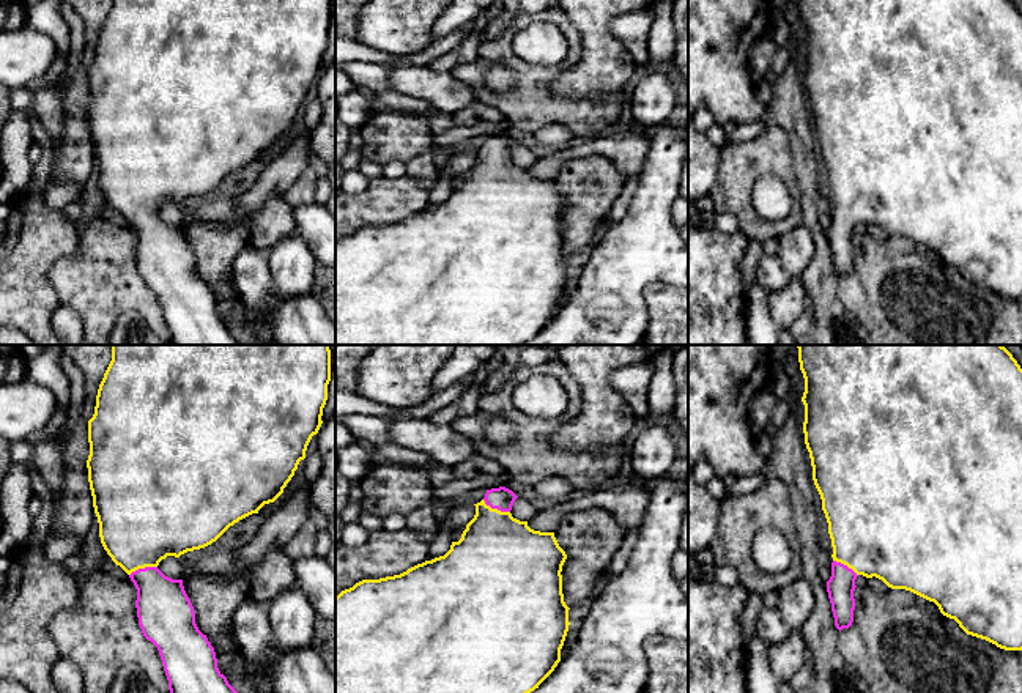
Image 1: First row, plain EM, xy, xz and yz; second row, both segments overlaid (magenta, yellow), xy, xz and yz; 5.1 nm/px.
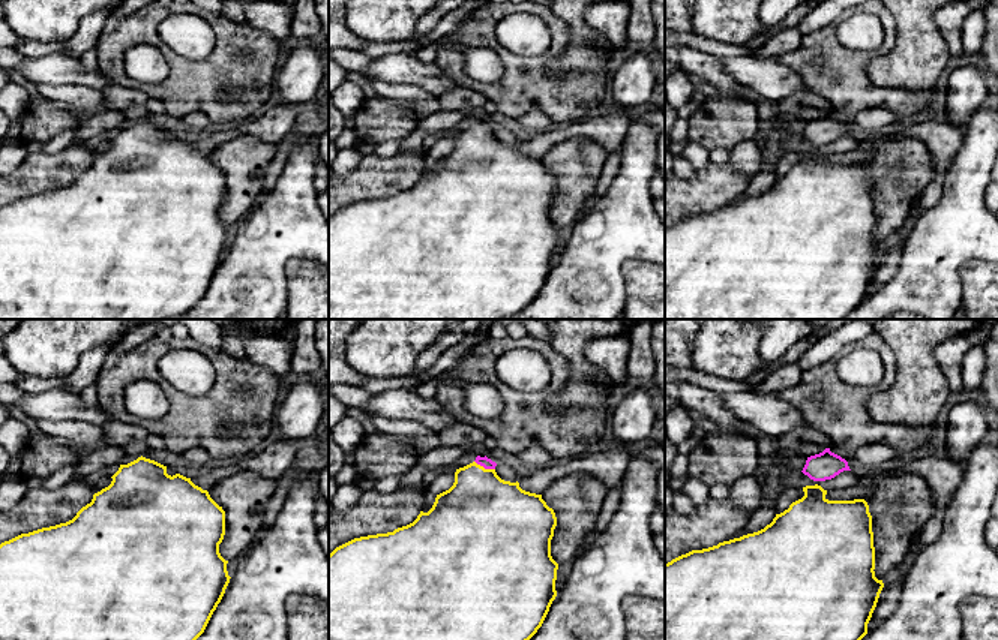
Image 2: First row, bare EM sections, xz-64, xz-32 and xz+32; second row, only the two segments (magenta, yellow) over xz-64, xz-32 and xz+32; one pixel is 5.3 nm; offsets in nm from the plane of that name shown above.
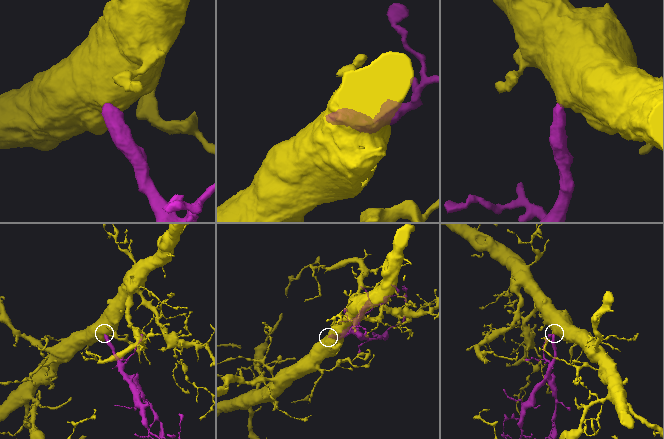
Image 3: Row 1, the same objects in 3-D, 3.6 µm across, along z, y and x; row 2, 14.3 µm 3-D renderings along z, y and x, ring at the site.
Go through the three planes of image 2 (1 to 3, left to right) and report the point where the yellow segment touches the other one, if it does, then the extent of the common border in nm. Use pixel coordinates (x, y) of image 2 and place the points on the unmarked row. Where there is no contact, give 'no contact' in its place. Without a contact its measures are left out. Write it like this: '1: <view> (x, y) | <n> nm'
1: no contact
2: xz-32 (485, 132) | 120 nm
3: no contact

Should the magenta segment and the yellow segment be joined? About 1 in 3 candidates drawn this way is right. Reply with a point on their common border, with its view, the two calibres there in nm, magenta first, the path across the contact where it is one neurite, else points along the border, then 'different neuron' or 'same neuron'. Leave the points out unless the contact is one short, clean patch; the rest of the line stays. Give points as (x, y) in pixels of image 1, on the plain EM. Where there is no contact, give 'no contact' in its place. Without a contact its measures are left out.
xz (496, 155) | 120/420 nm | across xz (501, 145), (496, 155), (498, 203) | same neuron

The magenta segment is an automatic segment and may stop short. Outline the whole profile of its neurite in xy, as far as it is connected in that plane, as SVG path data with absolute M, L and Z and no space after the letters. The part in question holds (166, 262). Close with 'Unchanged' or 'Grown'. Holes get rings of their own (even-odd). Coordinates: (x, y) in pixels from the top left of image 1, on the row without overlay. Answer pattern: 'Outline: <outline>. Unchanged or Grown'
Outline: M112 0L112 8L98 36L94 61L88 68L88 129L99 170L101 191L112 208L129 222L137 236L135 255L139 272L143 284L159 298L172 345L244 343L219 318L214 295L195 271L194 254L184 238L183 227L165 224L157 213L167 203L180 205L187 198L211 192L230 173L252 161L258 161L265 151L274 150L283 140L299 109L305 106L312 83L318 80L323 71L321 63L328 47L329 28L331 0Z. Grown

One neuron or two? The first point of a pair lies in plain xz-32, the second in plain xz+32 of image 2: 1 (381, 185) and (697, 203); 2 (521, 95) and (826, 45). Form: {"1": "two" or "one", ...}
{"1": "one", "2": "one"}

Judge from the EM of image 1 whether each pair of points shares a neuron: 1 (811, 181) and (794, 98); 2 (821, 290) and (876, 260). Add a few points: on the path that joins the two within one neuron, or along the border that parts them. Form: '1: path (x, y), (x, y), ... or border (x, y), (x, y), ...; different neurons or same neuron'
1: path (803, 161), (802, 137), (794, 118); same neuron
2: border (838, 279), (838, 300), (852, 315); different neurons

